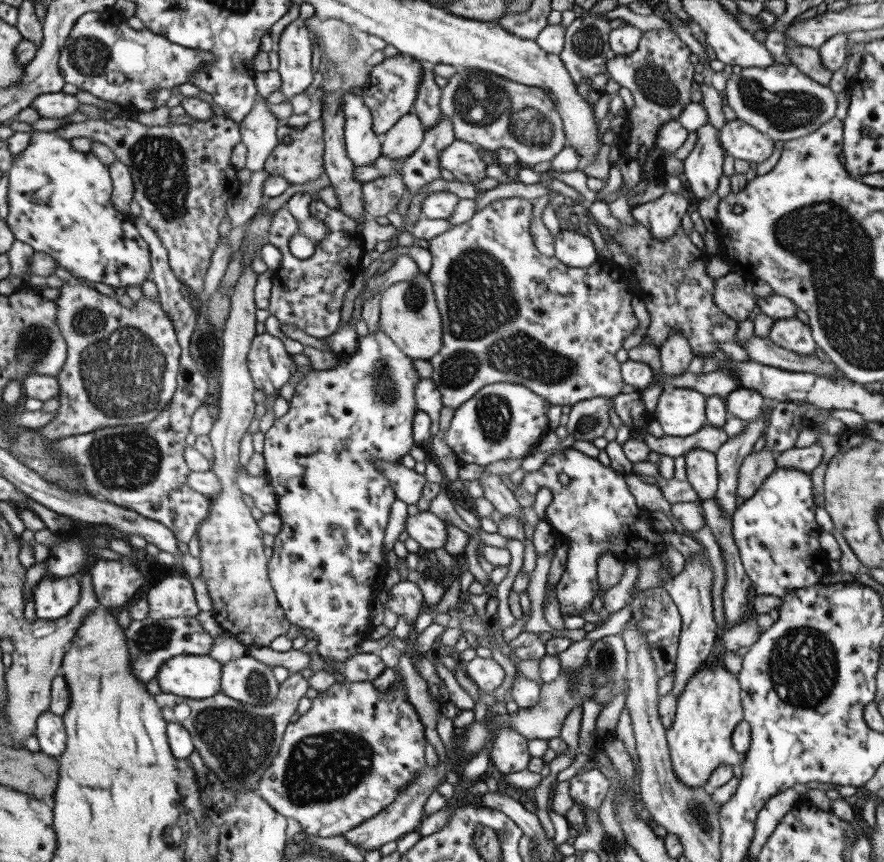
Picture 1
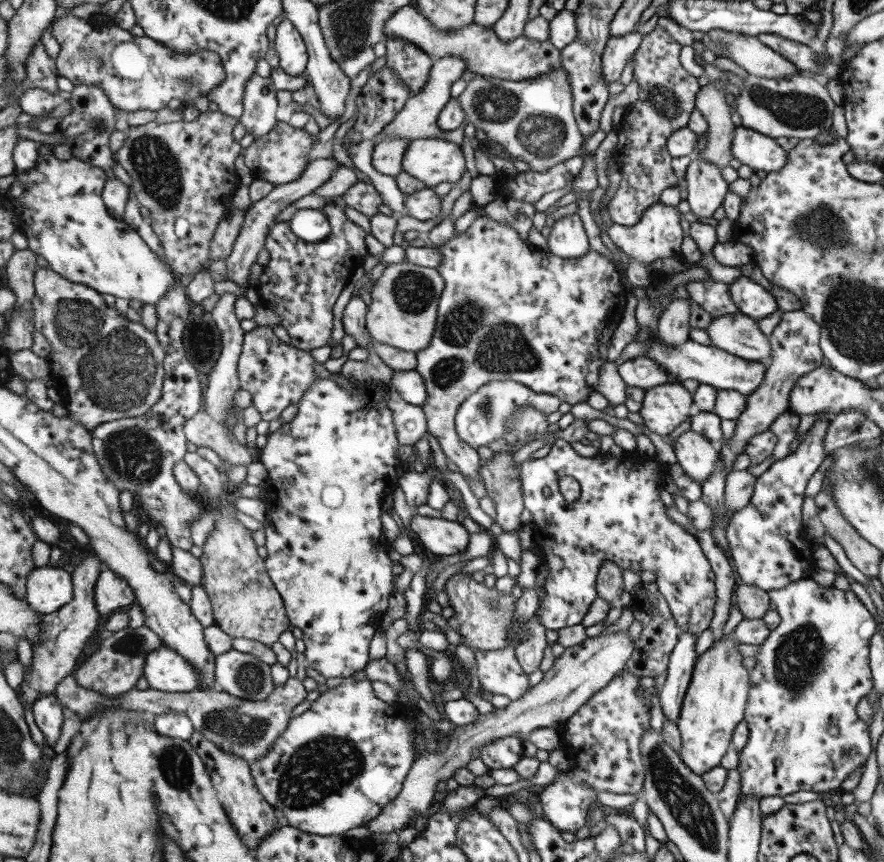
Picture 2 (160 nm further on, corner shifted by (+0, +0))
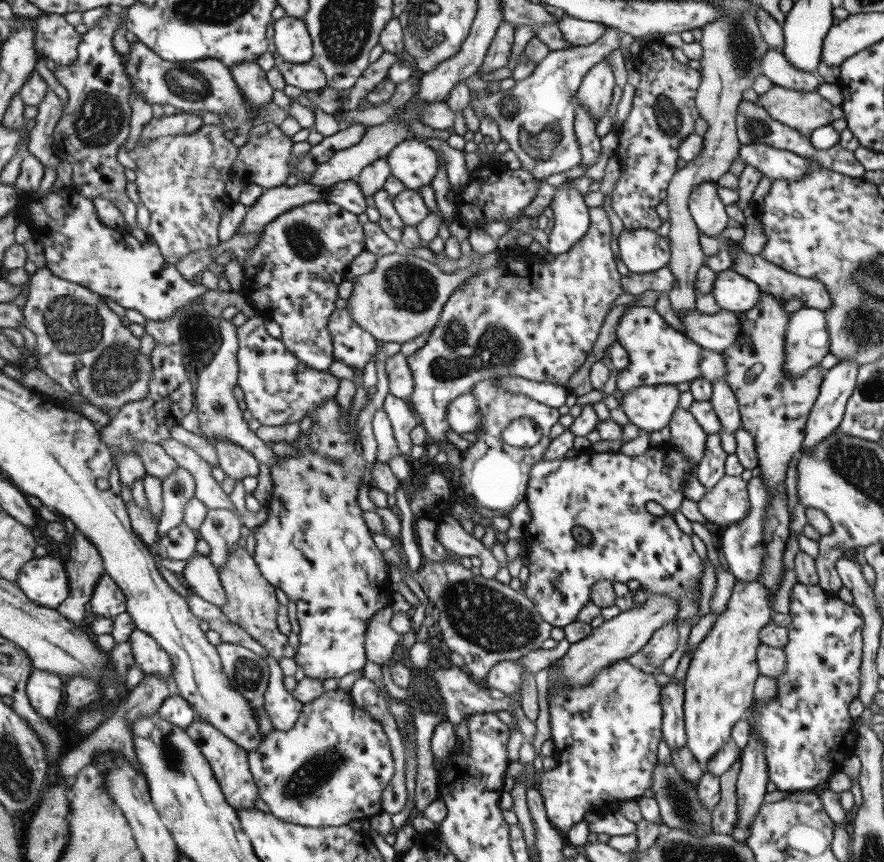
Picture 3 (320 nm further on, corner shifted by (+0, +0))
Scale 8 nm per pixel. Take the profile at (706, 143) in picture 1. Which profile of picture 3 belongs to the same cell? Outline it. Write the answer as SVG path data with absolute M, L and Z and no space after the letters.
M716 181L704 182L688 196L688 211L698 232L705 236L715 237L731 223L715 193L717 187Z

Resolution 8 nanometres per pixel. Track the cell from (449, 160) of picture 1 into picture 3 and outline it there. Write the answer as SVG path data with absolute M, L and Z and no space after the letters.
M411 139L397 144L384 159L391 176L399 180L405 189L416 190L430 184L443 158L427 144Z

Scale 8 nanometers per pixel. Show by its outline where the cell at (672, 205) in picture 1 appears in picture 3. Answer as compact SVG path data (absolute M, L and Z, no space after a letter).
M639 228L635 230L623 229L616 240L620 259L627 267L628 272L635 274L645 274L655 272L666 266L669 260L669 241L665 237L660 237L655 230Z

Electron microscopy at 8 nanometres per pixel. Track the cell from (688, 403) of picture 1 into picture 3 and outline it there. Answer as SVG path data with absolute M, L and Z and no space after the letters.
M669 384L637 386L623 394L618 407L630 424L640 431L652 433L668 426L680 394L674 385Z

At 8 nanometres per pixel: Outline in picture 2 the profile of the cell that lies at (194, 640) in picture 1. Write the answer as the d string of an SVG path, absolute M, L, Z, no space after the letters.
M146 625L137 629L125 628L103 639L98 649L74 672L75 677L83 688L95 690L106 697L119 697L136 688L137 680L144 676L148 654L159 647L167 646L162 638Z

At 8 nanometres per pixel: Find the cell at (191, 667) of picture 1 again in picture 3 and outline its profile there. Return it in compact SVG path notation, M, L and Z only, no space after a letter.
M137 629L130 636L130 643L135 662L141 671L163 677L173 684L171 657L150 634Z

